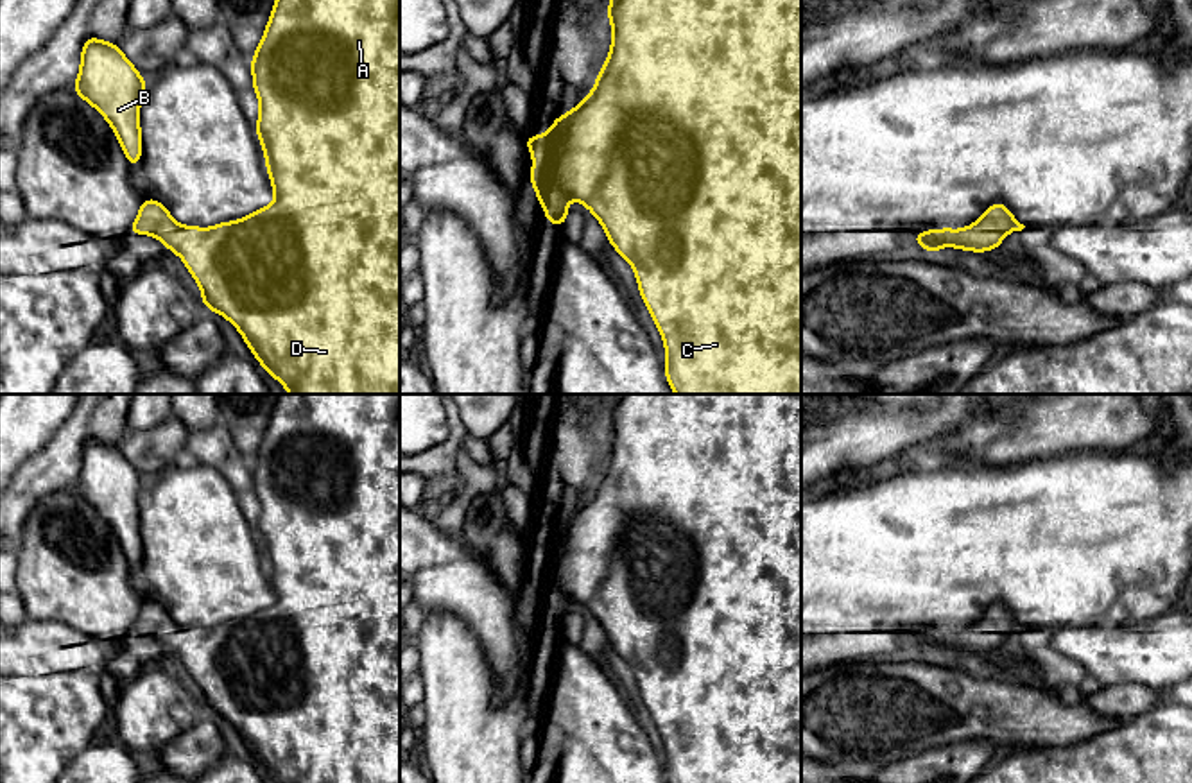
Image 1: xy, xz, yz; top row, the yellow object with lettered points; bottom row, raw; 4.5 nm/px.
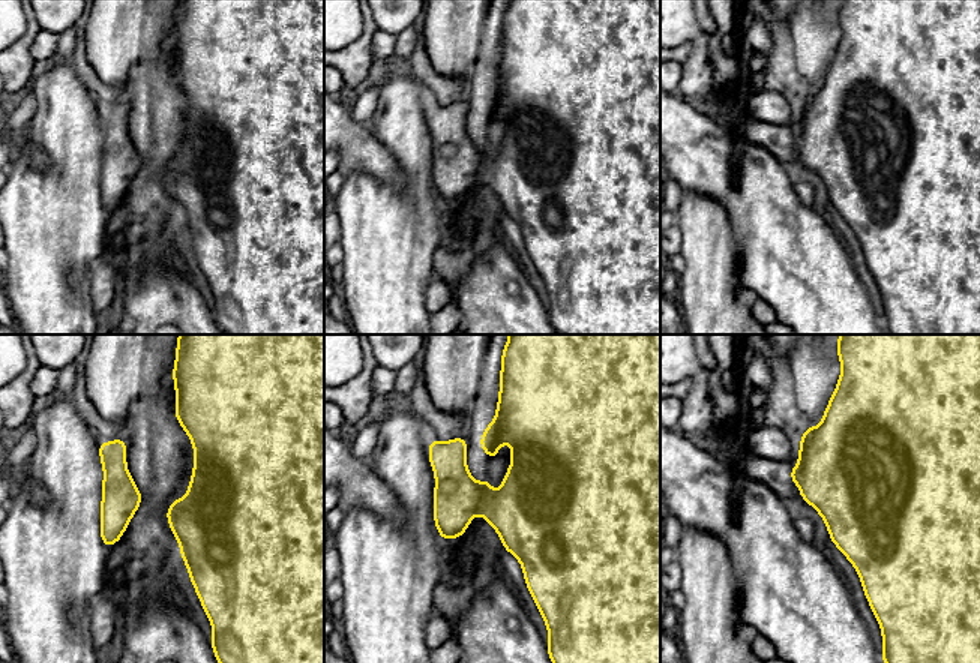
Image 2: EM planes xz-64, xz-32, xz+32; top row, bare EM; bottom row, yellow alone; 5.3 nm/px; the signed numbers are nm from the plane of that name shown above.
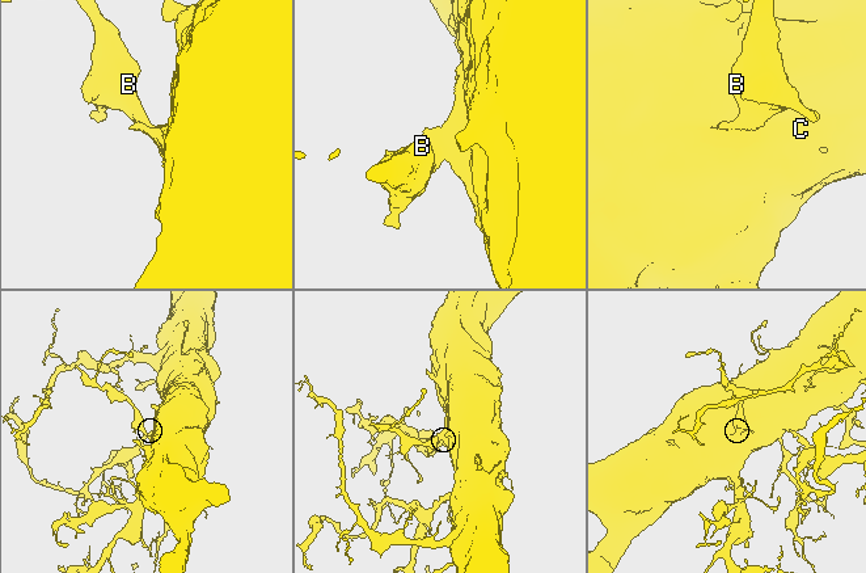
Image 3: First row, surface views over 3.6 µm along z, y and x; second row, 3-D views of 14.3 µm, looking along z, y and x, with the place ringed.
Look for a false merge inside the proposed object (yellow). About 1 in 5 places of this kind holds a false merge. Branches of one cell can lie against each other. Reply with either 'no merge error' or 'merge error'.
no merge error

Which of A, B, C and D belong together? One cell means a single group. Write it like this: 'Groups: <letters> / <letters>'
Groups: A B C D

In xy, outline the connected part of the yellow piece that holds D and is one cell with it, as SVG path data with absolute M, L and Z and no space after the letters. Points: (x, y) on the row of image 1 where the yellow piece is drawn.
M276 0L263 38L251 57L253 90L258 95L260 111L256 134L263 147L265 165L276 199L271 206L265 206L246 219L233 222L215 224L201 229L197 226L179 226L168 210L156 199L143 199L136 220L131 224L131 235L151 235L161 240L168 251L185 260L188 272L201 287L203 305L208 310L219 312L244 337L247 348L258 358L260 366L278 382L285 385L289 394L400 394L400 0Z

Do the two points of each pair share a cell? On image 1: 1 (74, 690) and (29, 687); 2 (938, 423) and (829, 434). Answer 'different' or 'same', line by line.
1: same
2: same

